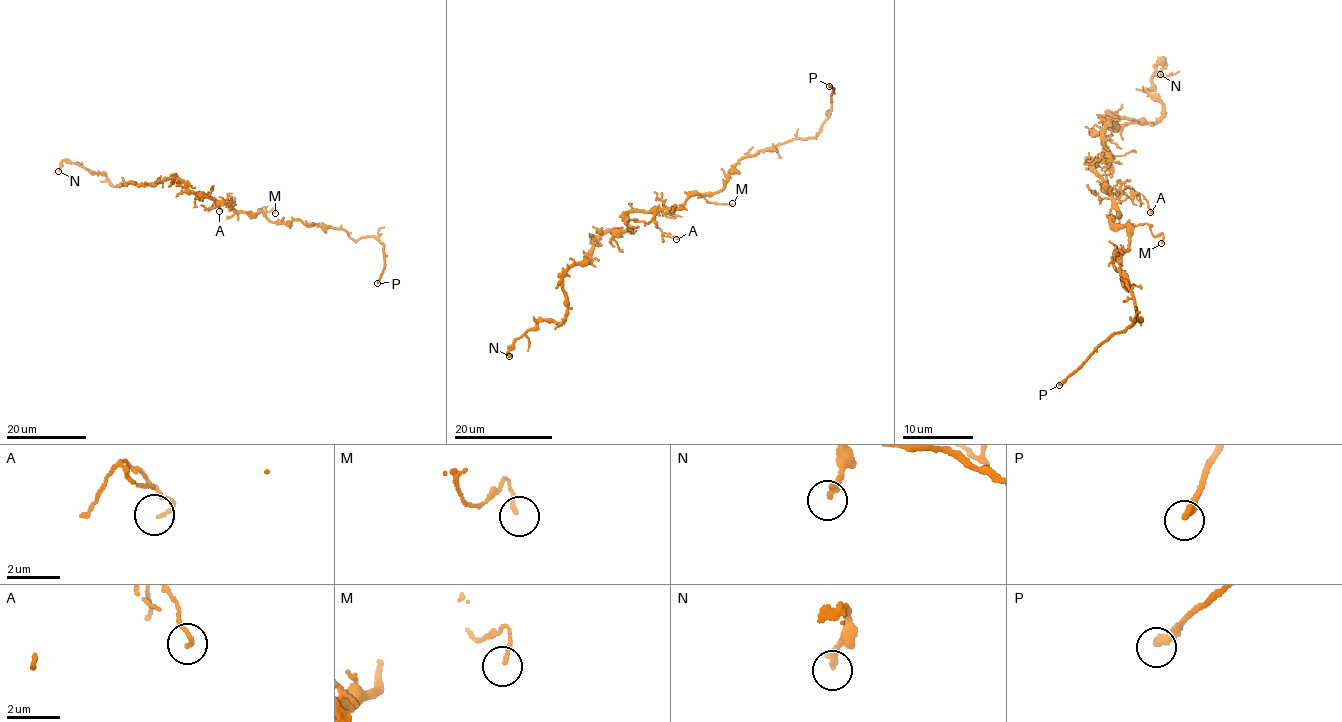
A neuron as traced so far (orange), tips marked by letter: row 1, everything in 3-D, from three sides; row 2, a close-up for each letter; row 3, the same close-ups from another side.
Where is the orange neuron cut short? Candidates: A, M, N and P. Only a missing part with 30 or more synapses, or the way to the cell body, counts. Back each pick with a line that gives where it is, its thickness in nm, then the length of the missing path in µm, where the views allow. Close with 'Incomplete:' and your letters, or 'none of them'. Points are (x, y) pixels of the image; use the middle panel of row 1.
P: Place: (829, 86). Thickness 280 nm. Missing length about 7 µm
Incomplete: P

